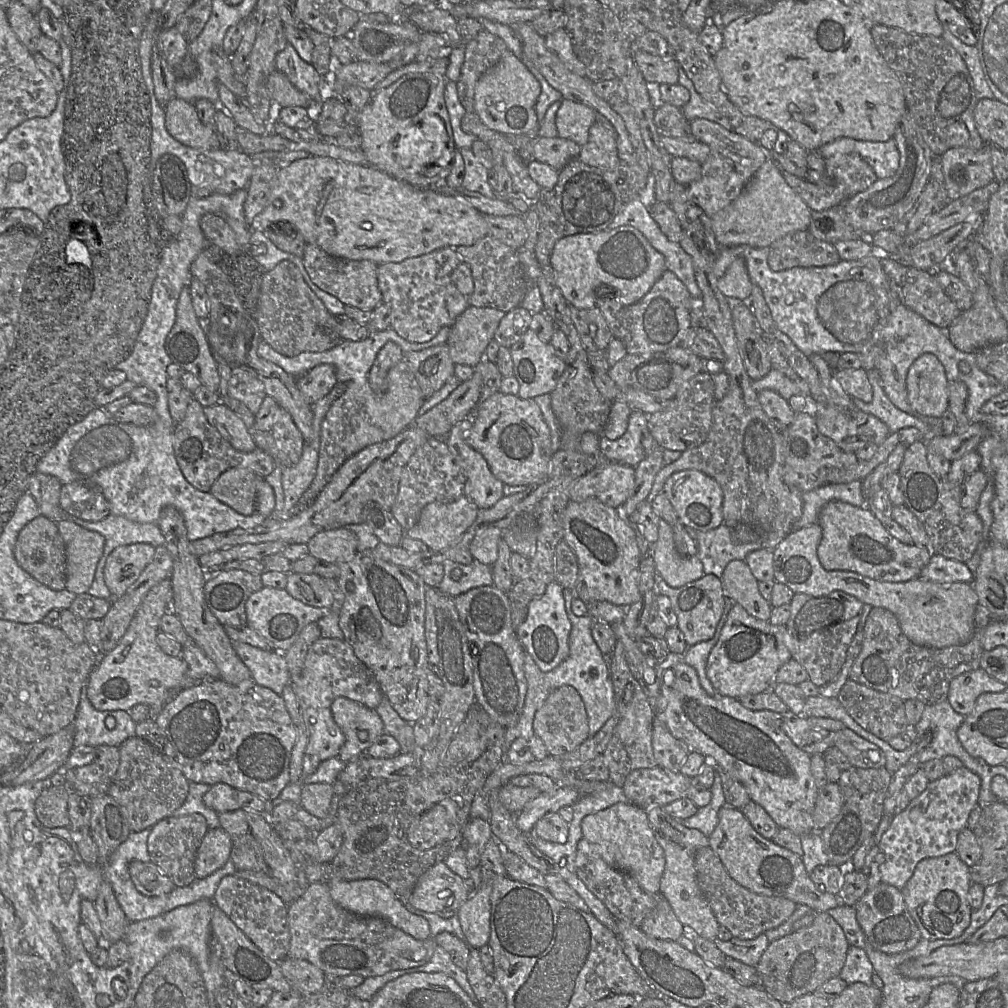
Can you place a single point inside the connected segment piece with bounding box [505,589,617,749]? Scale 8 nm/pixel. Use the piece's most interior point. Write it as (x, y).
(586, 669)

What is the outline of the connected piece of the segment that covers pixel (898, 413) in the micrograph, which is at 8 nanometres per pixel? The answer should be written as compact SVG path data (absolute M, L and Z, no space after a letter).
M871 369L866 373L872 388L872 399L870 402L864 402L859 398L852 398L856 407L883 421L888 426L890 433L904 427L915 427L921 431L924 438L929 437L931 429L925 422L902 411L890 401L881 385L879 372Z

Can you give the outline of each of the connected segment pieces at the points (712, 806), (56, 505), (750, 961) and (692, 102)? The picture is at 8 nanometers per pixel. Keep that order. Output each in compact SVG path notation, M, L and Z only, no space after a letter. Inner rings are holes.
M717 771L715 772L711 793L712 797L708 805L698 808L697 813L692 817L679 820L683 826L699 830L707 838L710 837L718 823L718 812L726 806L721 777Z
M35 471L28 483L28 491L38 504L40 514L55 523L62 520L60 505L61 483L58 478L48 474Z
M761 934L751 940L732 937L729 941L721 941L717 937L713 941L727 957L731 957L749 966L756 966L758 964L764 951L770 944L765 934Z
M678 65L678 84L685 87L690 95L689 101L681 108L685 119L690 122L694 119L706 119L719 124L726 130L733 132L732 125L728 119L717 112L712 106L708 105L701 96L696 92L692 82L687 78L683 69Z

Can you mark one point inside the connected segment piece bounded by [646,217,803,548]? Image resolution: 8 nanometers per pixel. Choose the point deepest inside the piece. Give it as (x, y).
(744, 453)

